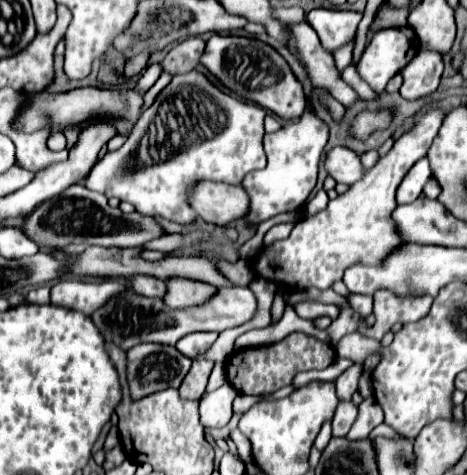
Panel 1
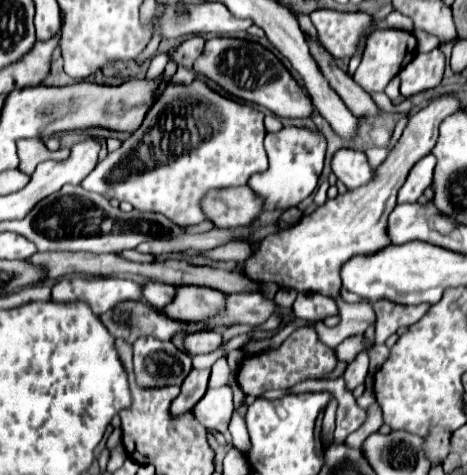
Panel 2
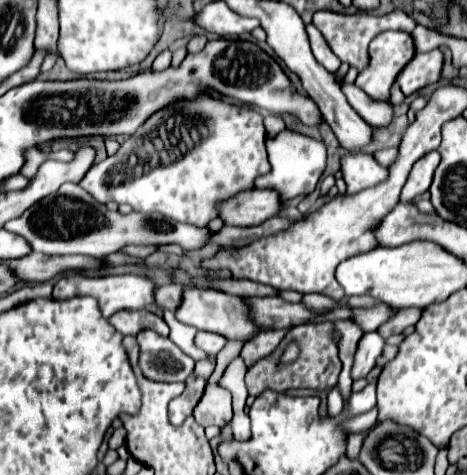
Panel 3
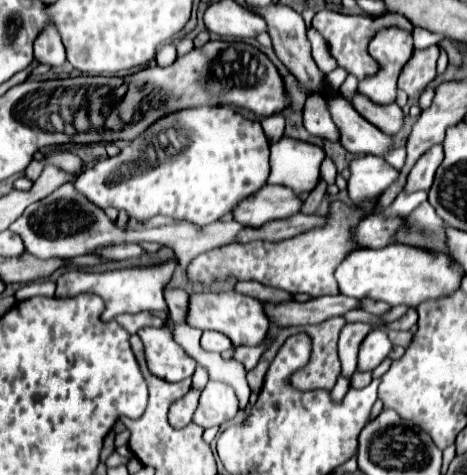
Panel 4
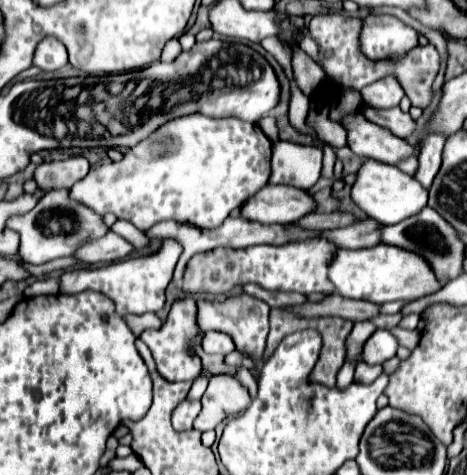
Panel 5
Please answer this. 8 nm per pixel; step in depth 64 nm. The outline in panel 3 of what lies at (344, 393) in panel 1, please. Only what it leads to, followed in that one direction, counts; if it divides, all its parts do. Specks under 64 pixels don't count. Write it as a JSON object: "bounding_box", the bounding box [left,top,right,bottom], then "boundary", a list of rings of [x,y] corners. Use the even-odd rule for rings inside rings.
{"bounding_box":[352,332,384,380],"boundary":[[[366,332],[360,342],[358,342],[358,350],[354,354],[354,364],[352,364],[352,380],[360,380],[364,378],[372,368],[376,358],[382,354],[384,348],[384,338],[378,332]]]}

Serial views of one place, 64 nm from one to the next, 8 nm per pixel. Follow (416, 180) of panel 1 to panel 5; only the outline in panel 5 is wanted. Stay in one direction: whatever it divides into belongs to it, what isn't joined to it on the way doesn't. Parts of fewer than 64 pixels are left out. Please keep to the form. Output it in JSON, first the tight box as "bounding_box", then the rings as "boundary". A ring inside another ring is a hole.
{"bounding_box":[414,136,444,188],"boundary":[[[430,136],[422,142],[422,150],[418,156],[418,170],[414,178],[424,186],[430,188],[440,164],[442,164],[442,150],[444,150],[444,136]]]}

